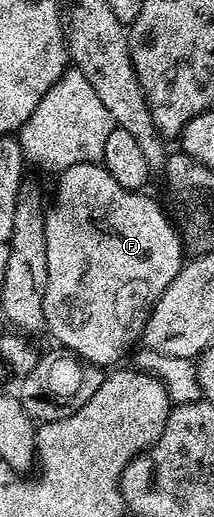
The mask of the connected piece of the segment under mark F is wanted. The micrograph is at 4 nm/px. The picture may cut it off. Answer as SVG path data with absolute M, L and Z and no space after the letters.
M97 162L72 164L72 168L61 171L57 177L54 203L51 201L46 211L48 284L44 288L45 329L50 330L61 349L77 354L86 362L110 368L121 363L118 361L130 349L135 349L146 327L147 314L181 272L184 265L182 235L168 214L166 219L156 199L149 198L146 192L116 184L105 166Z

